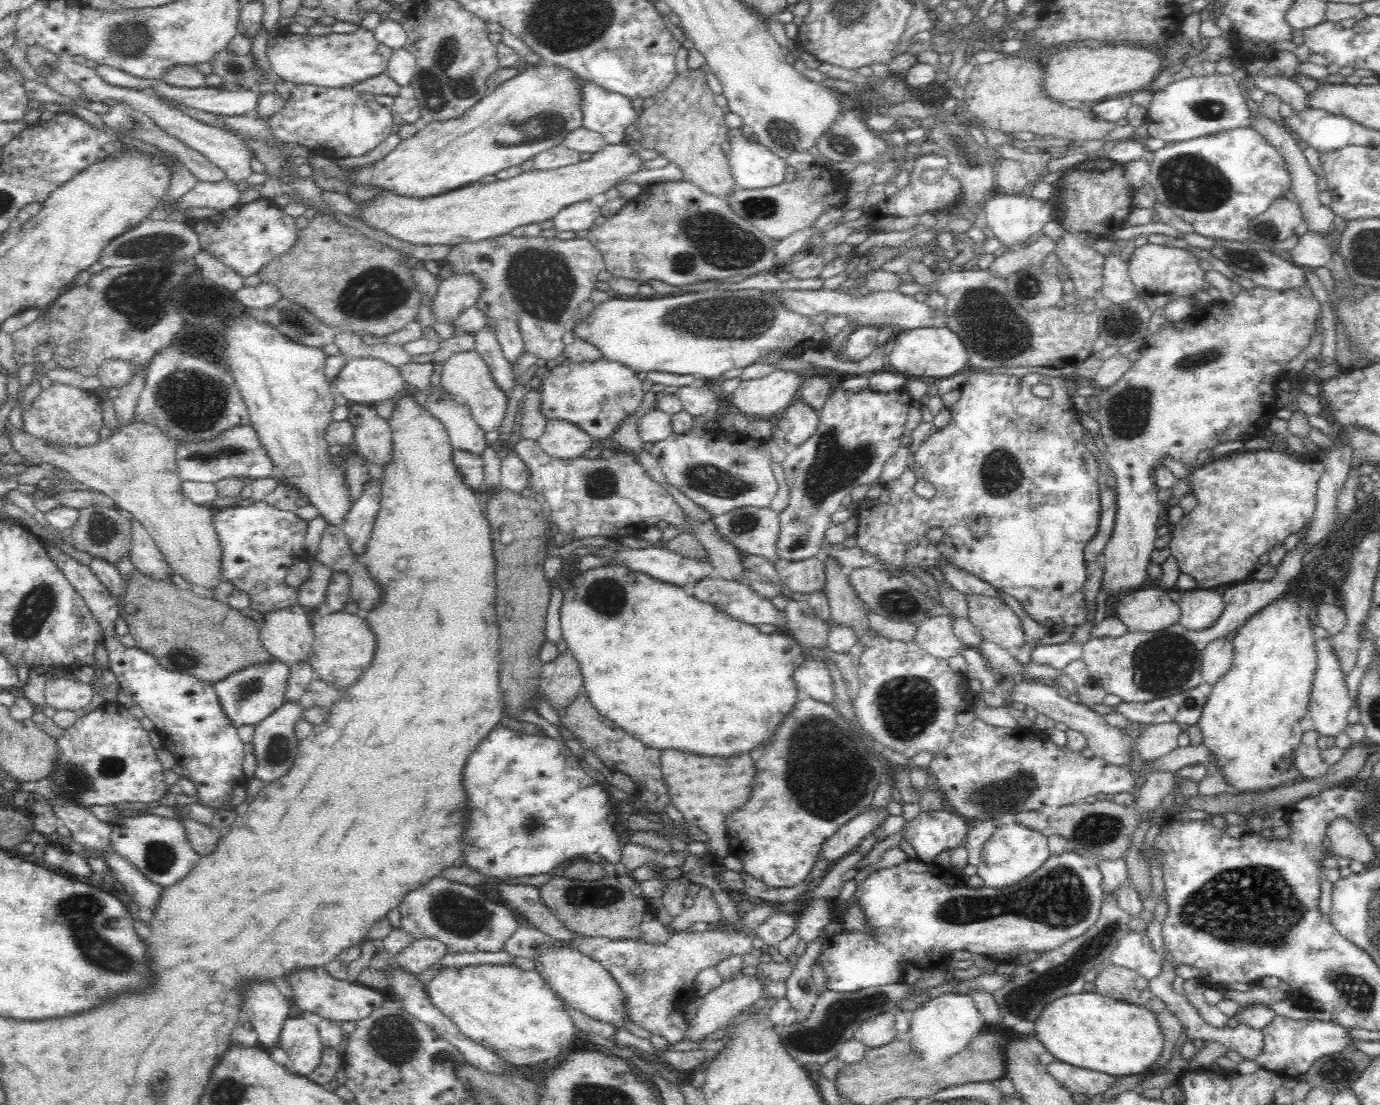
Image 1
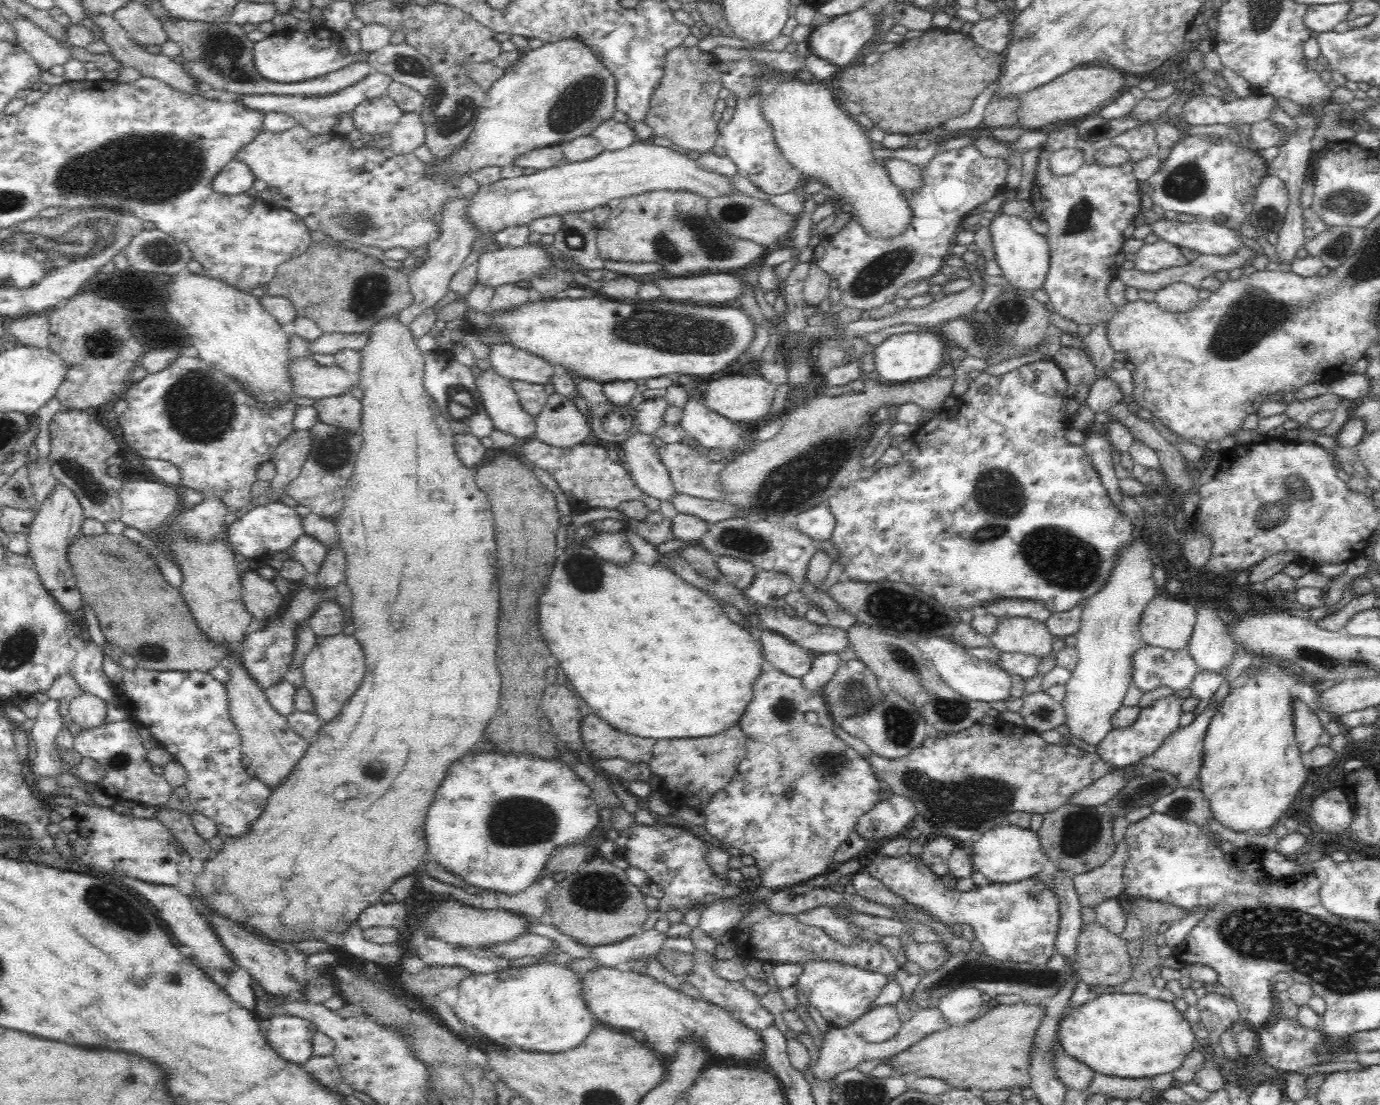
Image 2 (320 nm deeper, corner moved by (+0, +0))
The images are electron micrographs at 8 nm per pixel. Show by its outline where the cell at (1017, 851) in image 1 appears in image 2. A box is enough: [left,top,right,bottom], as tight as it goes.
[967,824,1048,884]

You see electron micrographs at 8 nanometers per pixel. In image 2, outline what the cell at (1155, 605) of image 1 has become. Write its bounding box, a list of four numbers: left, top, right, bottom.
[1139,597,1197,650]

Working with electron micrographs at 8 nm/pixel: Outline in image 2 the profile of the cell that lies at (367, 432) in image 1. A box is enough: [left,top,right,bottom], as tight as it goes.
[312,393,360,431]

